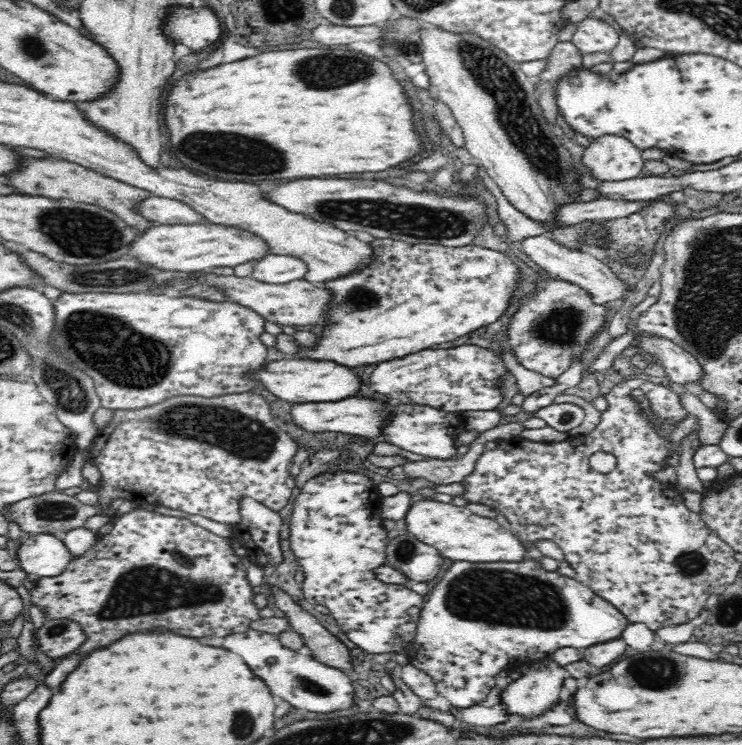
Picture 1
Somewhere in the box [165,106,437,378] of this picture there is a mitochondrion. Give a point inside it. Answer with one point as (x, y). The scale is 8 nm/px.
(244, 156)

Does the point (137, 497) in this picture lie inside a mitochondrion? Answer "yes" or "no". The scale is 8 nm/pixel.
no

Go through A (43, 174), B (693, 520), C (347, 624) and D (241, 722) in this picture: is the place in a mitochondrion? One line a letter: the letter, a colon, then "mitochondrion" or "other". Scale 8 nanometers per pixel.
A: other
B: other
C: other
D: mitochondrion

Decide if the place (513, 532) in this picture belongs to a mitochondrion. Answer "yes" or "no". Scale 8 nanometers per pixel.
no

